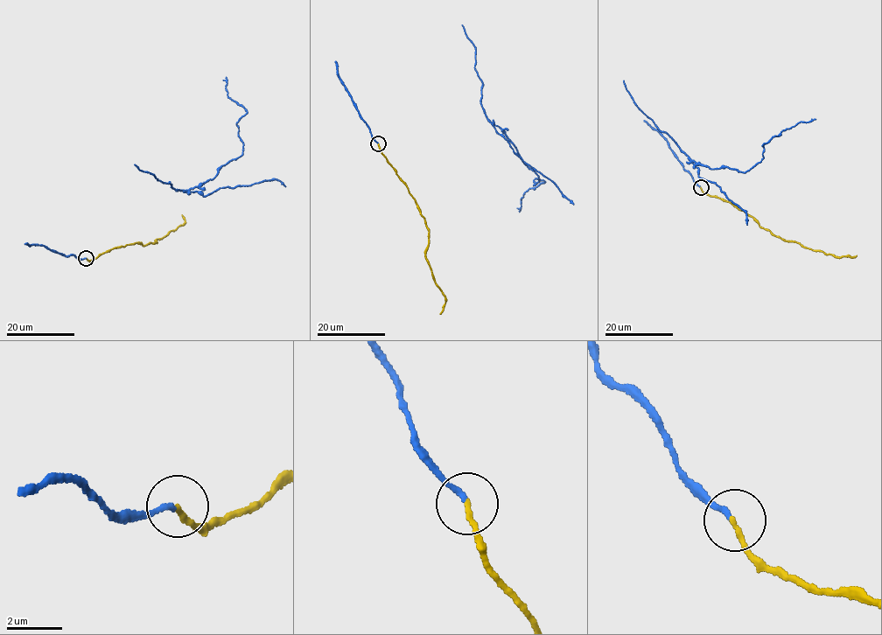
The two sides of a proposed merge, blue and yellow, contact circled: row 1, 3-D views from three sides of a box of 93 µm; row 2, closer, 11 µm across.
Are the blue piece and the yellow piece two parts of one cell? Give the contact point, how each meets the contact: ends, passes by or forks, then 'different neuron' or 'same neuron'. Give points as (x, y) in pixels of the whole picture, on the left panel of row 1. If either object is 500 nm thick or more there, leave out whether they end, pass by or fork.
at (86, 258); blue ends there; yellow ends there; same neuron

